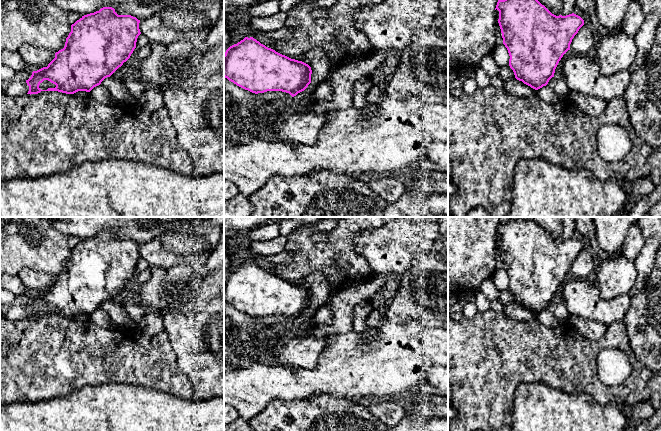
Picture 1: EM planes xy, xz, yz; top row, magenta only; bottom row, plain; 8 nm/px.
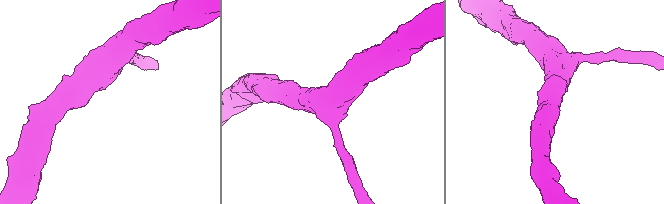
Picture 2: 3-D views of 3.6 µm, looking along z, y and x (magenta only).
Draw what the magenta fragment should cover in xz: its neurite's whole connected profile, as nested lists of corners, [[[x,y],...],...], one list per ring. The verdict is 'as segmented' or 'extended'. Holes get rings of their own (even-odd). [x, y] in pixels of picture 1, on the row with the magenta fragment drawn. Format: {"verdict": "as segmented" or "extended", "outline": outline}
{"verdict": "as segmented", "outline": [[[253,37],[230,46],[224,54],[224,77],[252,93],[282,91],[292,97],[311,83],[311,67],[266,47]]]}

